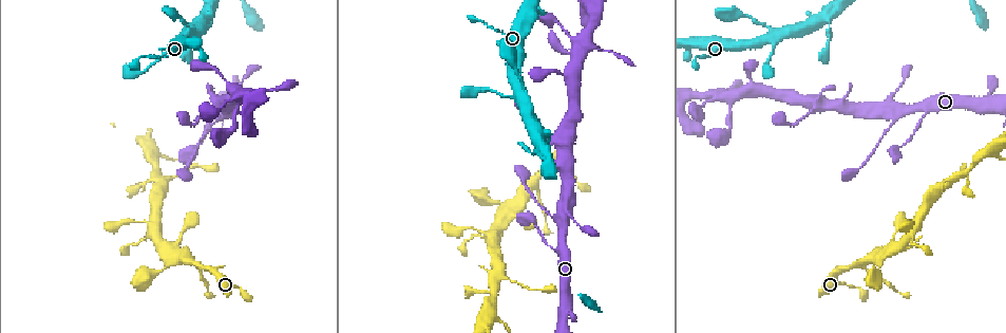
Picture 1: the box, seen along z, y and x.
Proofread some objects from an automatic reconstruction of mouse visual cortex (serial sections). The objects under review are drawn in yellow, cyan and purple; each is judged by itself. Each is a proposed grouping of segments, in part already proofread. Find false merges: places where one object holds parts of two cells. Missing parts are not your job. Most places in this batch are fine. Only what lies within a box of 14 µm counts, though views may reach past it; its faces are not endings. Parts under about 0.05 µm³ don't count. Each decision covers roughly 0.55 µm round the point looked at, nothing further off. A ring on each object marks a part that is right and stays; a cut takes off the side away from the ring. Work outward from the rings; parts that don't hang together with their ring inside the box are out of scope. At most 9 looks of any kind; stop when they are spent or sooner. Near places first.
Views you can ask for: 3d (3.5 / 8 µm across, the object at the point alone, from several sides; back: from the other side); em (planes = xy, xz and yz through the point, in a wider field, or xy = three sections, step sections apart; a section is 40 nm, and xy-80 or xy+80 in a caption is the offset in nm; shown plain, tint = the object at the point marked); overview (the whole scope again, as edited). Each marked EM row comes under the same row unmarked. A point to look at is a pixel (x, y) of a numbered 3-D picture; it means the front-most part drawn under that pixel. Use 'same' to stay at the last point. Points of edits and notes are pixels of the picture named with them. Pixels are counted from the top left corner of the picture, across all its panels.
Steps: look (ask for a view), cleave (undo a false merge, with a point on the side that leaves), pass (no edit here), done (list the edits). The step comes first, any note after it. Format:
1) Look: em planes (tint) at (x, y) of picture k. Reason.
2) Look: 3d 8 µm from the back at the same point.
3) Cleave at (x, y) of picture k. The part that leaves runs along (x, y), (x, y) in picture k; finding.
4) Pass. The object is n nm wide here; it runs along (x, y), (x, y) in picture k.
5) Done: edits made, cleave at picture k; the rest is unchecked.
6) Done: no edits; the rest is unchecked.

Look: 3d 3.5 µm at (550, 216) of picture 1.

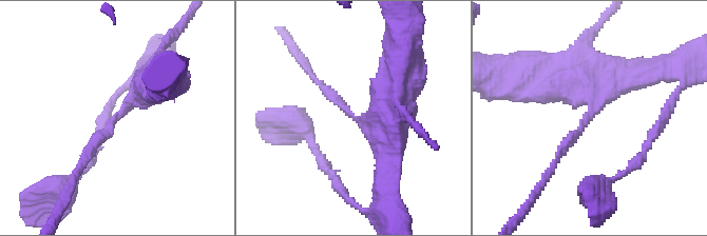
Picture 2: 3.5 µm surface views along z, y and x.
Look: em xy step 3 (tint) at (587, 116) of picture 2. The arms are 150, 400 nm wide; need the tissue.

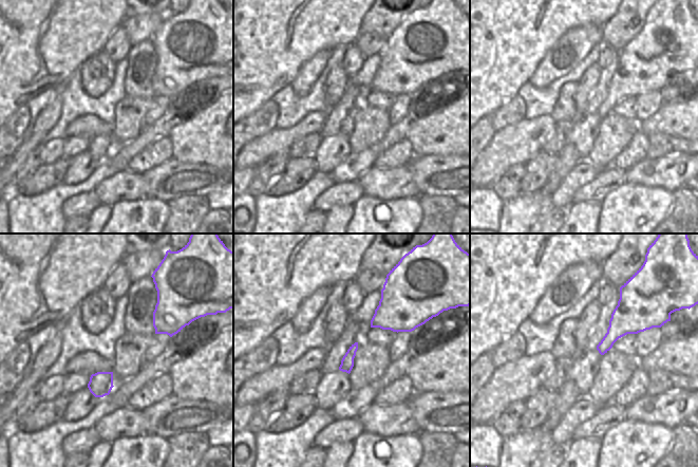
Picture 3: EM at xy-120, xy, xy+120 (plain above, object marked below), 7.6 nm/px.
Pass. It runs along (152, 78), (97, 139), (80, 169) in picture 2; continuous, no second cell.

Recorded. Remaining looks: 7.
Look: 3d 3.5 µm at (774, 36) of picture 1. Four arms meet.

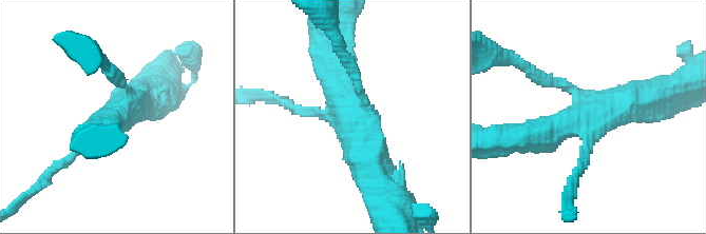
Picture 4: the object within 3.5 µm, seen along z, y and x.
Look: em xy step 3 (tint) at (352, 116) of picture 4. Shape alone is not enough.

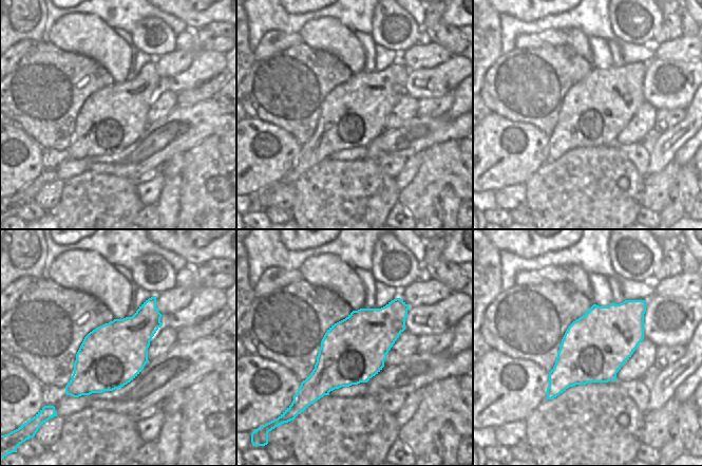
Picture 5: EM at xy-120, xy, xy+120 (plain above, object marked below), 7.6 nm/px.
Pass. The arms are 100, 150, 450, 500 nm wide; it runs along (327, 54), (373, 173) in picture 4; one cell here.

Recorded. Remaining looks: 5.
Look: 3d 3.5 µm at (495, 272) of picture 1. Three-way junction.

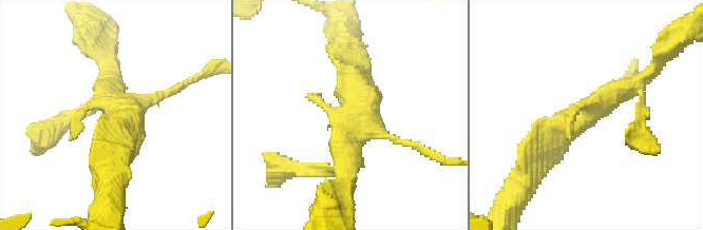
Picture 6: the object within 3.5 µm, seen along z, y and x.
Look: em xy step 3 (tint) at (116, 107) of picture 6.

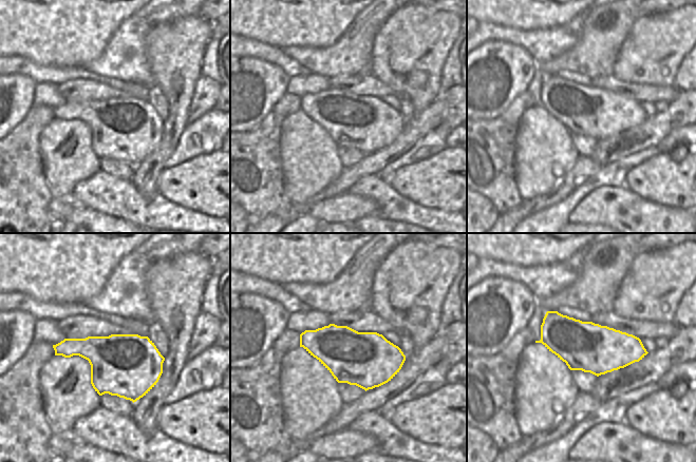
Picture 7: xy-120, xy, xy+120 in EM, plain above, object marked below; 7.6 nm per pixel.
Pass. The object is 420 nm wide here; it runs along (539, 151), (564, 126), (648, 74) in picture 6; continuous, no second cell.

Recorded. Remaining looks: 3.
Look: 3d 8 µm at (694, 110) of picture 1. Thick turns thin.

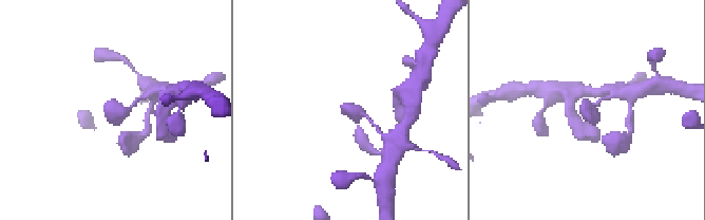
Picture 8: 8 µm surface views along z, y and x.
Look: 3d 3.5 µm at (357, 112) of picture 8. Closer look.

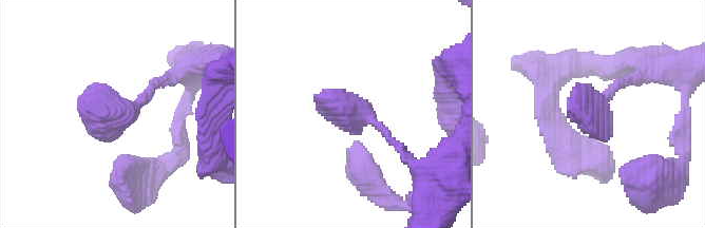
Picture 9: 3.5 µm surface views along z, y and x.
Look: em xy step 3 (tint) at (589, 109) of picture 9. Now the EM.

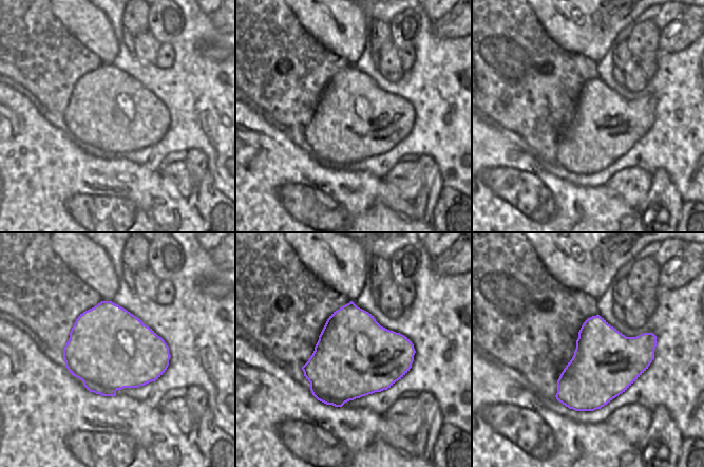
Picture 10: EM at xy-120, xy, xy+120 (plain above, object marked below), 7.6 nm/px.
Pass. It runs along (398, 147), (366, 114), (313, 95) in picture 9; continuous, no second cell.

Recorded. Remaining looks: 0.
Done: no edits; the rest is unchecked.

